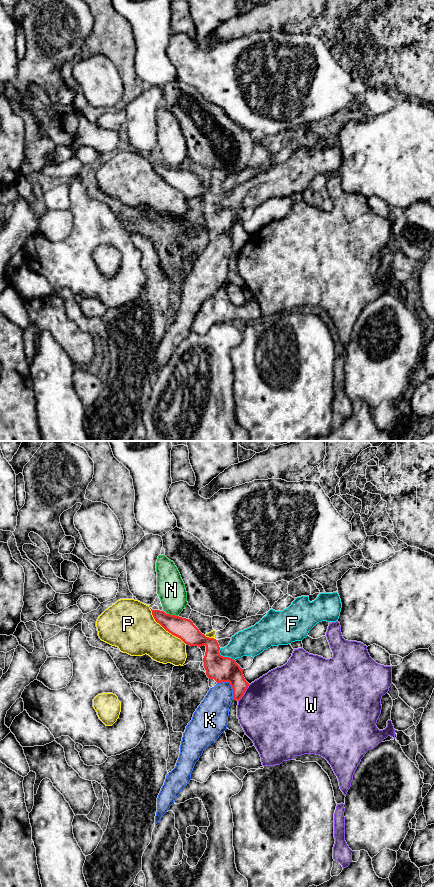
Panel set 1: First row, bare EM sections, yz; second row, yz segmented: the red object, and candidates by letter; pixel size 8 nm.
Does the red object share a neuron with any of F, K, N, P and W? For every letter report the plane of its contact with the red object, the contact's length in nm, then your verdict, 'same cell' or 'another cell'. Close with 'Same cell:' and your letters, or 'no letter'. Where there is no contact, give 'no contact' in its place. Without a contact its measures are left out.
F: yz | 160 nm | another cell
K: yz | 190 nm | another cell
N: yz | 90 nm | another cell
P: yz | 440 nm | another cell
W: yz | 170 nm | another cell
Same cell: no letter

